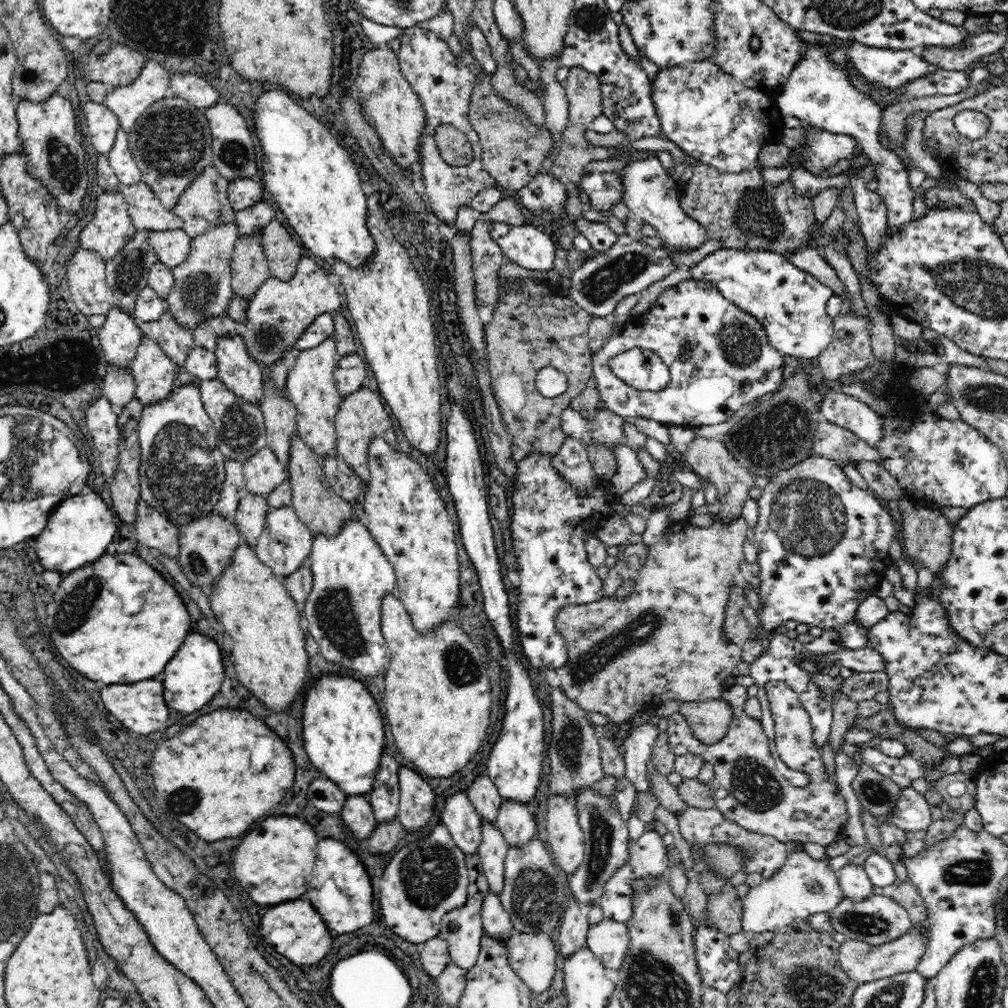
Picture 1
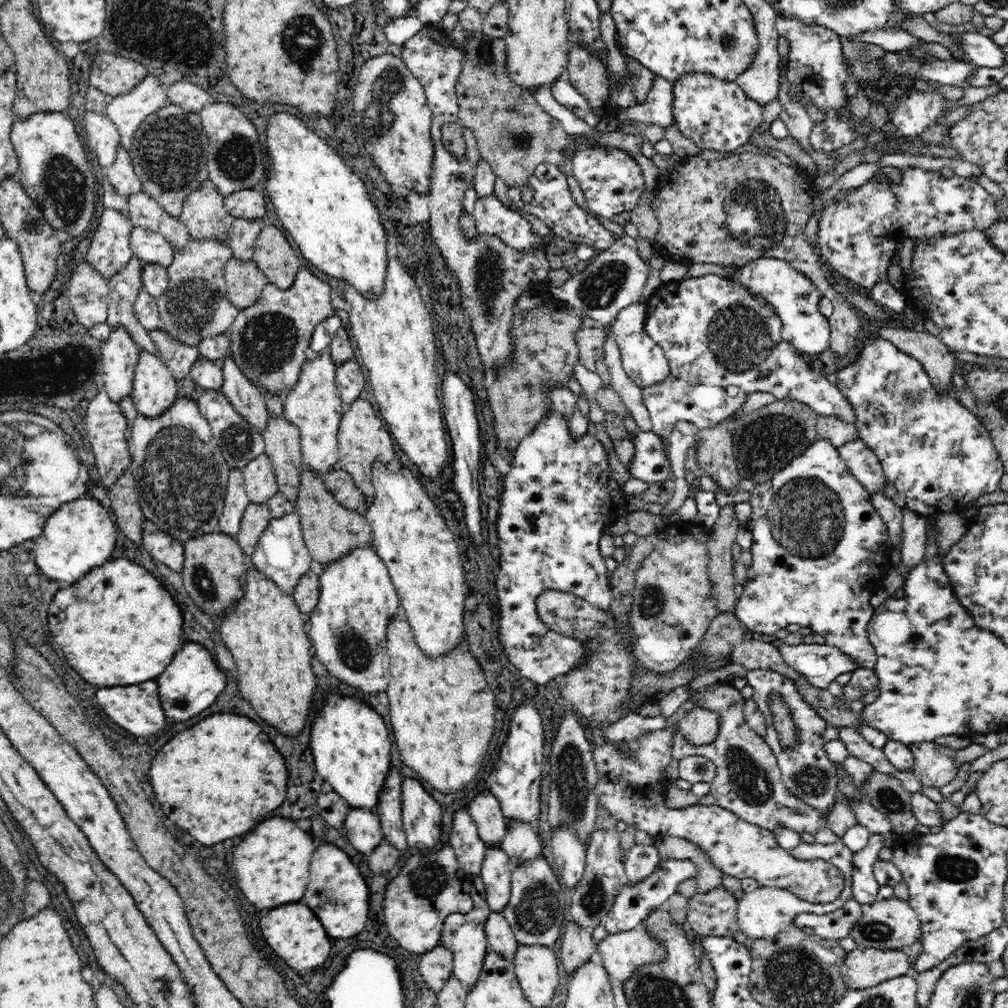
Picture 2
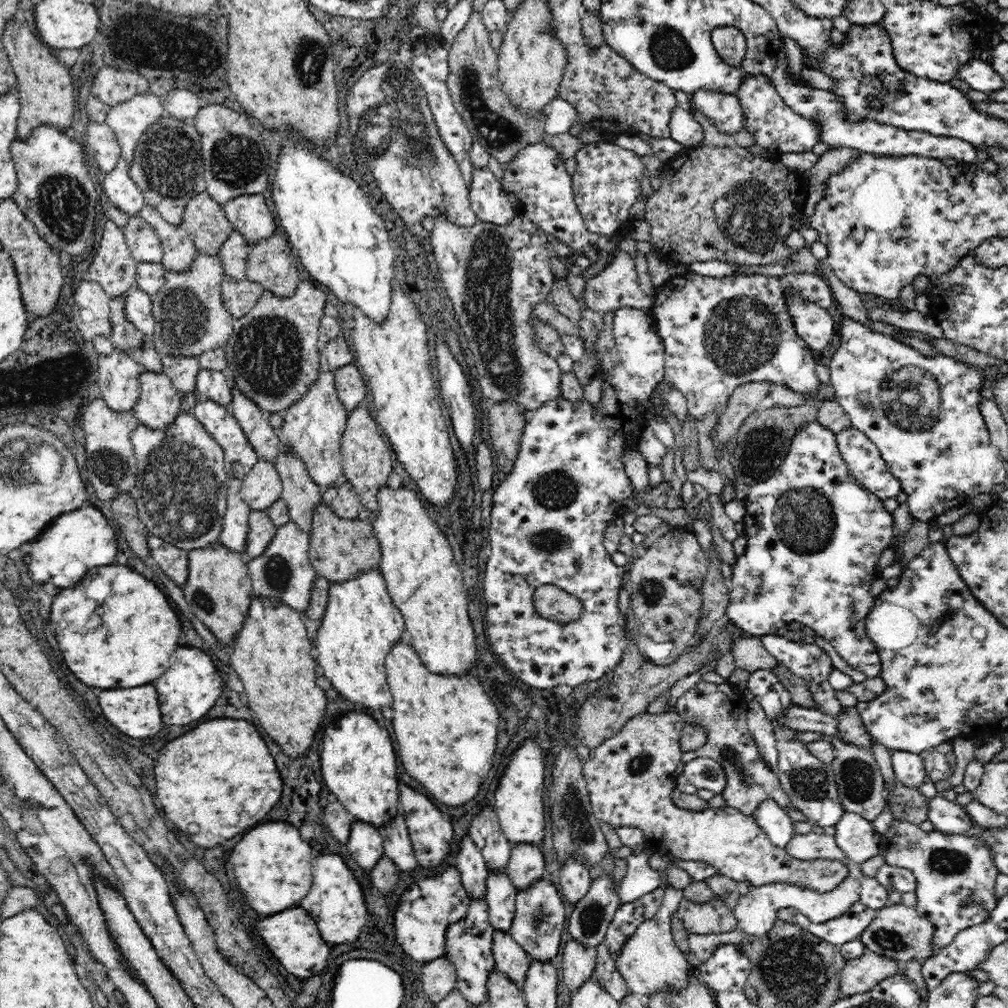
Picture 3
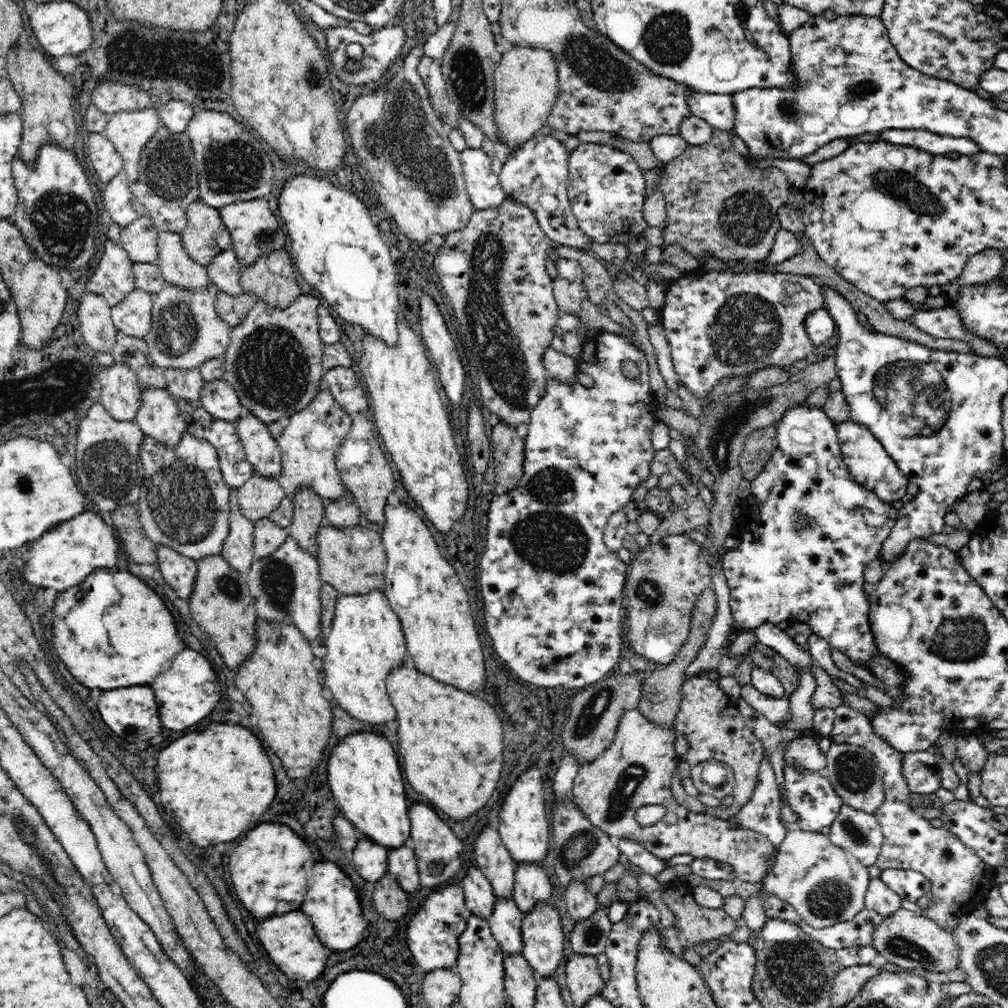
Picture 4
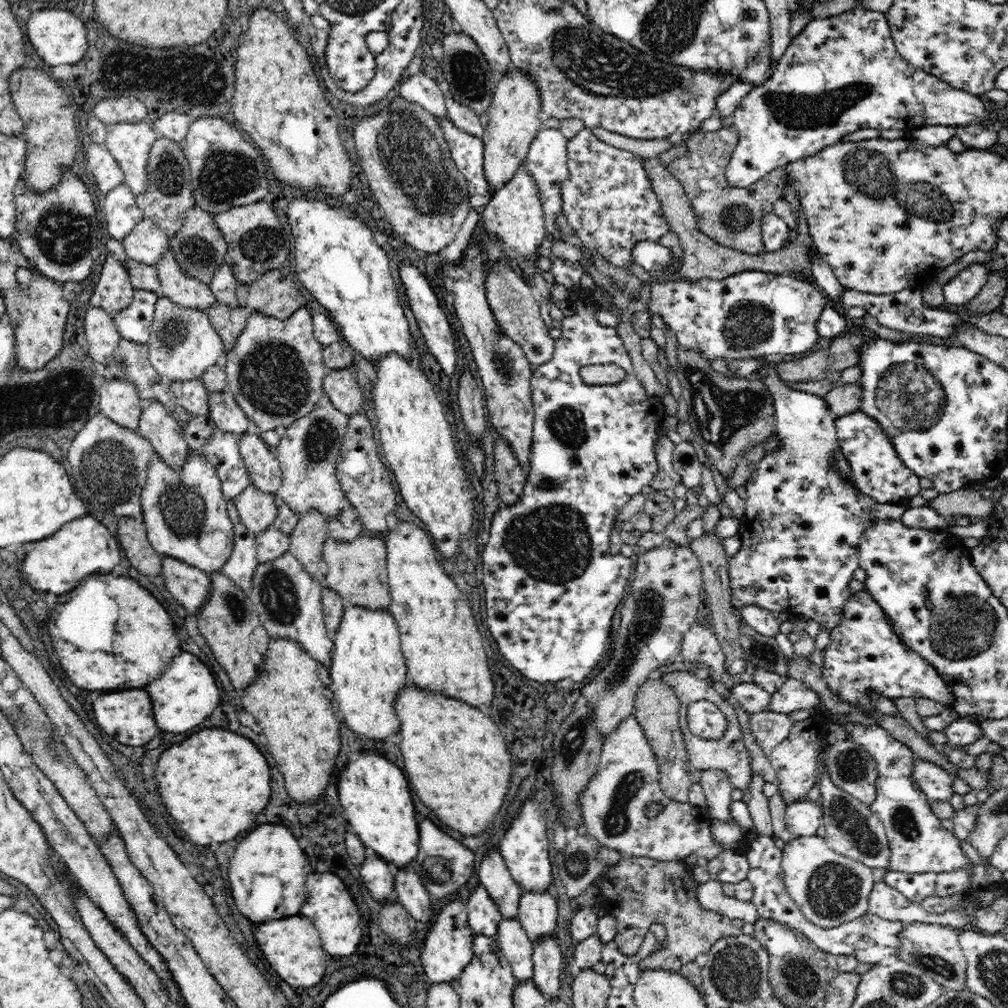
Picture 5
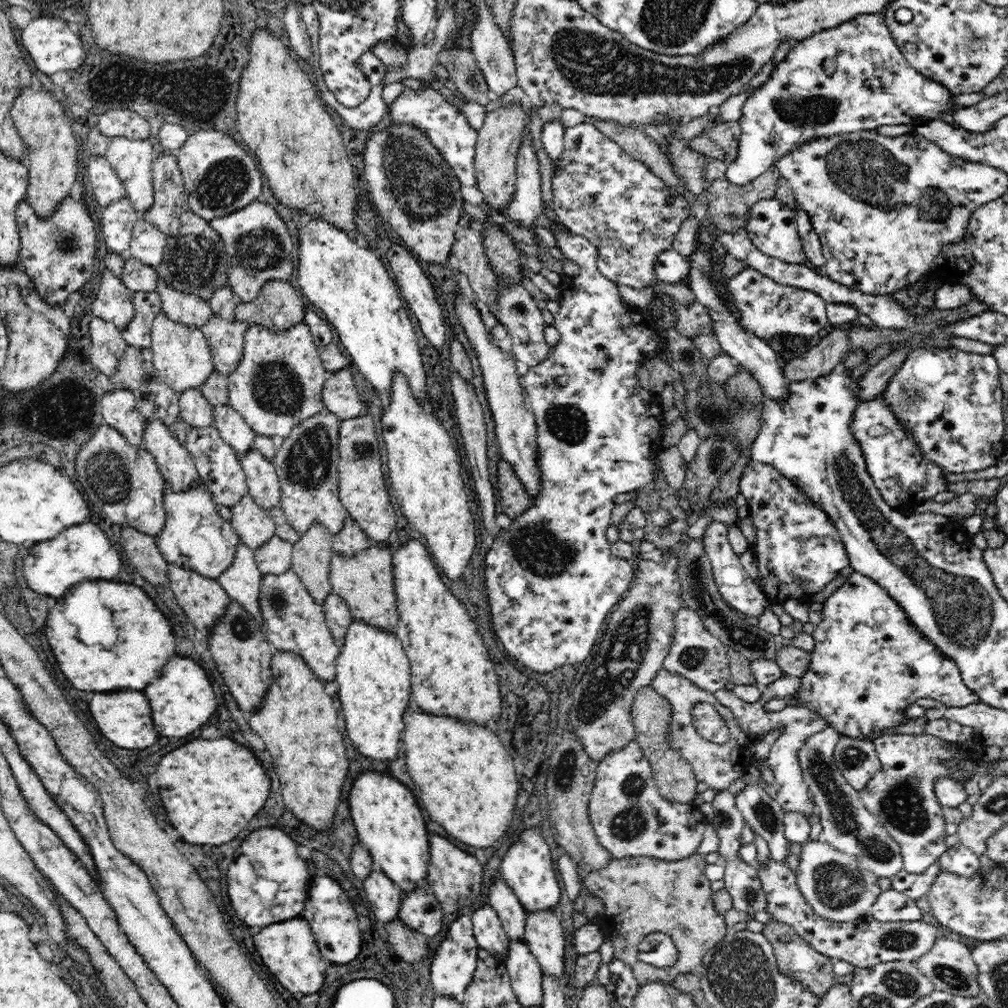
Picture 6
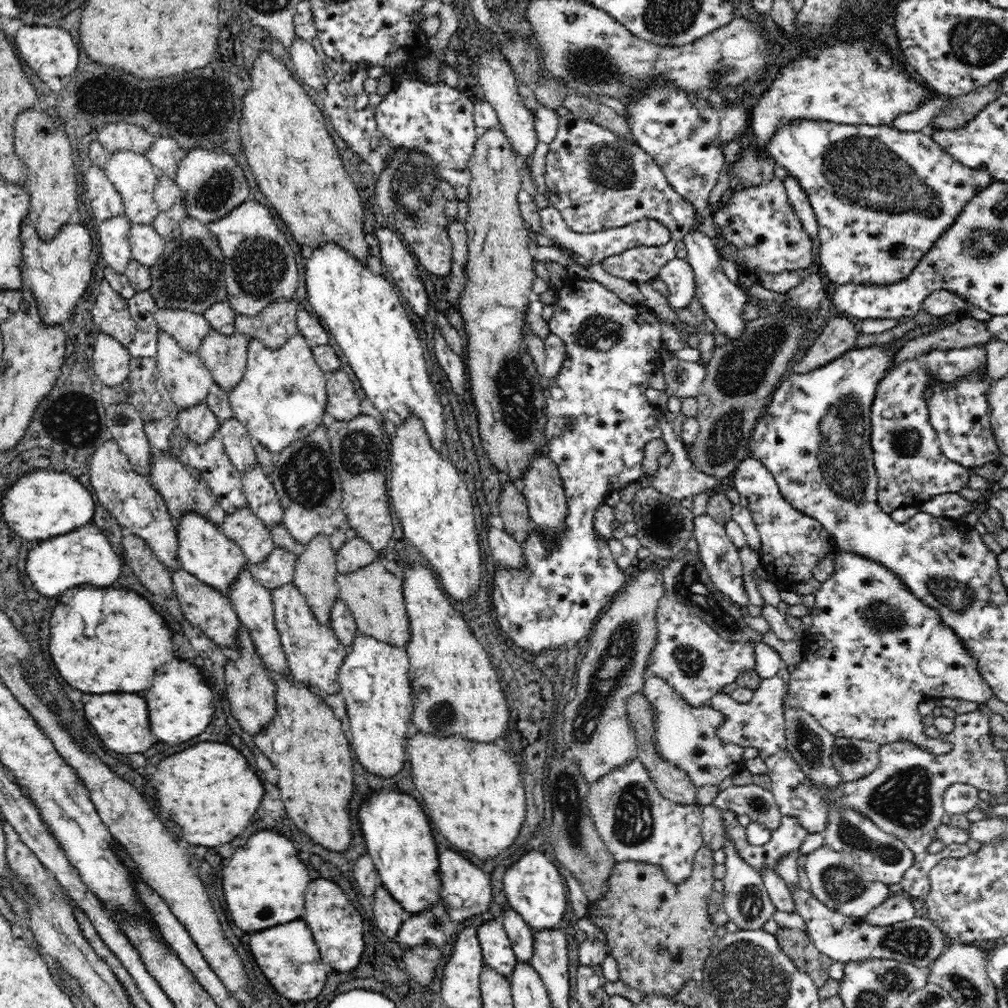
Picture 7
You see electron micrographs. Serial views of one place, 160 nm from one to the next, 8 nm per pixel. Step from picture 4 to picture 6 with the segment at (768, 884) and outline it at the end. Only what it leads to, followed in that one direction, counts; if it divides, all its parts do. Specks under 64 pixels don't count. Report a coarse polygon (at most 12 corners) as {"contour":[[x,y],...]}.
{"contour":[[820,840],[801,846],[795,877],[813,913],[868,917],[880,886]]}

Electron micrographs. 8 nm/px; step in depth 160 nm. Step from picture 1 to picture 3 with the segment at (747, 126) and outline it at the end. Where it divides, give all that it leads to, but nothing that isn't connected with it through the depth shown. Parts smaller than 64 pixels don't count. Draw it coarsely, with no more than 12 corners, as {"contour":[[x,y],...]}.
{"contour":[[699,90],[691,112],[698,111],[722,134],[744,128],[737,95]]}

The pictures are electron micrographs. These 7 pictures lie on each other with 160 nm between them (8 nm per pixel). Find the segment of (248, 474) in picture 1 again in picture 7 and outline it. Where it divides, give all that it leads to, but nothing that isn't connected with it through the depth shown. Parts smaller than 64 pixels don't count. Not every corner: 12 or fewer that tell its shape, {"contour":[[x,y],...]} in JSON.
{"contour":[[248,507],[221,530],[250,565],[275,548],[267,525]]}

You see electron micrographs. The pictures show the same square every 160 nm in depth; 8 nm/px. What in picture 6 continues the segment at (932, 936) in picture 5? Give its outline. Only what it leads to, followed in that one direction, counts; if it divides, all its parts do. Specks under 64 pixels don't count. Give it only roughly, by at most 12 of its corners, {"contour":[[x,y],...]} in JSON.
{"contour":[[936,937],[916,960],[935,990],[984,996],[971,949]]}

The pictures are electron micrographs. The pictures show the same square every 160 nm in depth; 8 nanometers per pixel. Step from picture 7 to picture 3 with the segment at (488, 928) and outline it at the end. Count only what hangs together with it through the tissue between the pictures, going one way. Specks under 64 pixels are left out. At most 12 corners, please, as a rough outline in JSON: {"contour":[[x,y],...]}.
{"contour":[[460,840],[456,866],[471,899],[485,898],[489,870],[480,847]]}

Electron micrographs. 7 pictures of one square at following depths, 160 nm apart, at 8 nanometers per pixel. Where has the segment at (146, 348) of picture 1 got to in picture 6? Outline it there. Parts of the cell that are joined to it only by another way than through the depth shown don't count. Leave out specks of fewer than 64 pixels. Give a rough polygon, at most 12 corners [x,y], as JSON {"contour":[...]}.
{"contour":[[162,421],[143,445],[172,491],[203,484],[192,455]]}

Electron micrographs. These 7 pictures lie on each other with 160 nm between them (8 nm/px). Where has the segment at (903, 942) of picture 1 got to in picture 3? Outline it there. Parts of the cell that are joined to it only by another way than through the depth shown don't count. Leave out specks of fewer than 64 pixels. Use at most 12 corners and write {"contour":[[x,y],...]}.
{"contour":[[872,951],[845,961],[843,997],[868,992],[902,965]]}

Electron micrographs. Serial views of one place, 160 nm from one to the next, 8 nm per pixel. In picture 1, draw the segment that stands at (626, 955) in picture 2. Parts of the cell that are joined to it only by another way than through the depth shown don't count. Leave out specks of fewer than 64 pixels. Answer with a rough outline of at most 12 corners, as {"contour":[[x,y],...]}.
{"contour":[[591,924],[587,946],[604,968],[619,970],[629,947],[627,924]]}

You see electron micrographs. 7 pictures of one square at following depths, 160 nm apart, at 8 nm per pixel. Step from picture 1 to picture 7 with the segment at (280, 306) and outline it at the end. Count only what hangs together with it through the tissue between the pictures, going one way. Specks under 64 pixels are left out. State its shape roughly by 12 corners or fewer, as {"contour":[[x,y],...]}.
{"contour":[[299,332],[249,342],[234,418],[274,454],[316,430],[328,374]]}

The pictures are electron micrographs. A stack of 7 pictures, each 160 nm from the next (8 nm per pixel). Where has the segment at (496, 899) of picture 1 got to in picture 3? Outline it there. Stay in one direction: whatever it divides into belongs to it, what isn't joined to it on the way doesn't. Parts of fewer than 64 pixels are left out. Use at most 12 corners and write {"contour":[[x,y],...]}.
{"contour":[[495,929],[495,968],[521,989],[532,958]]}

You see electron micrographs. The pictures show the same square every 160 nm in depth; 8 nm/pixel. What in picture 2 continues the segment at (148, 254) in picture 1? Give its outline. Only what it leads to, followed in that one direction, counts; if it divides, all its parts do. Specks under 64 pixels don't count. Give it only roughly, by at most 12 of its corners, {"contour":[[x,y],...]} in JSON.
{"contour":[[134,255],[109,278],[107,324],[156,355],[155,342],[134,313],[144,264]]}

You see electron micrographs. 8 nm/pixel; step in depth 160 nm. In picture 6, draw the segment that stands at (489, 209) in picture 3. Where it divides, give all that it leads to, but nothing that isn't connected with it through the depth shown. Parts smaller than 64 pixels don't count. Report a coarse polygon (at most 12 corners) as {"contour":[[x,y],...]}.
{"contour":[[406,88],[391,123],[422,129],[463,186],[478,131],[442,93]]}

